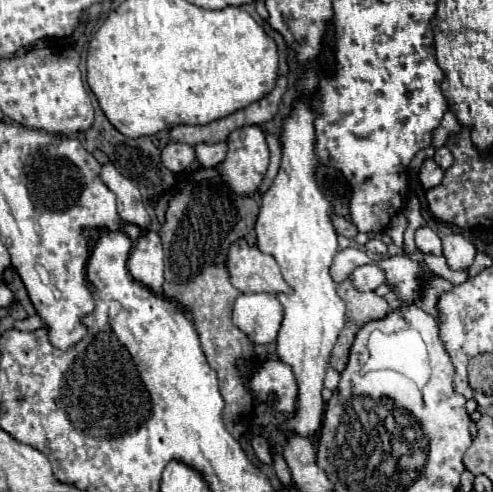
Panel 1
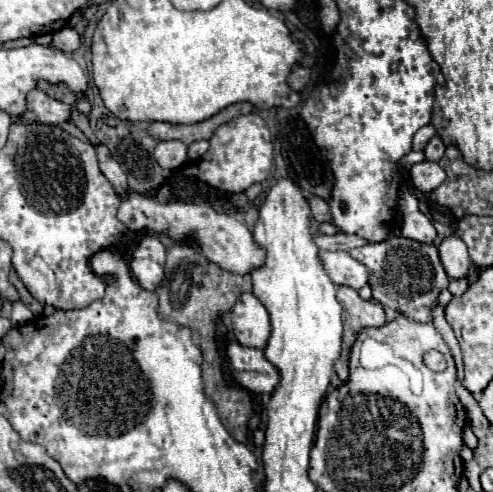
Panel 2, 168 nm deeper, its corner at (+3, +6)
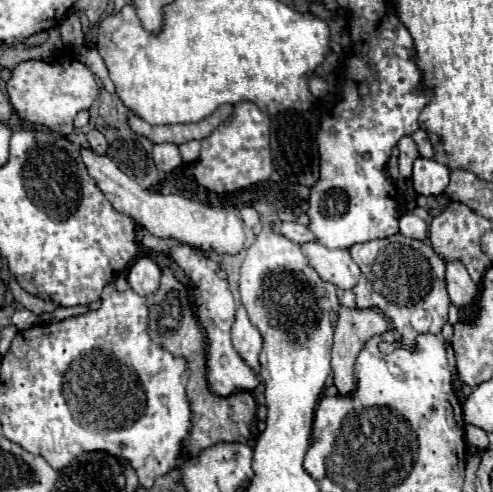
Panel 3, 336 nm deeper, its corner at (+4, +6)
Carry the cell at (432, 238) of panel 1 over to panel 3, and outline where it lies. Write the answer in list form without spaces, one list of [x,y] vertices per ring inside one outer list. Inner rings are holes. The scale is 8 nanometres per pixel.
[[[405,214],[405,216],[401,216],[401,220],[399,220],[399,230],[401,230],[401,234],[407,236],[407,238],[425,240],[429,226],[427,226],[427,222],[421,220],[419,216],[415,216],[415,214]]]

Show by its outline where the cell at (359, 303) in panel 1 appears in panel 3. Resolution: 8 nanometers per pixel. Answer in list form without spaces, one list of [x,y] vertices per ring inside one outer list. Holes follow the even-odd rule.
[[[341,306],[339,308],[339,320],[335,326],[335,346],[333,346],[333,376],[335,376],[335,386],[339,390],[339,394],[351,394],[355,388],[355,374],[353,374],[353,366],[355,360],[359,356],[359,352],[363,350],[365,342],[369,338],[373,338],[375,334],[383,334],[389,330],[389,320],[385,318],[383,312],[375,310],[375,308],[347,308]]]

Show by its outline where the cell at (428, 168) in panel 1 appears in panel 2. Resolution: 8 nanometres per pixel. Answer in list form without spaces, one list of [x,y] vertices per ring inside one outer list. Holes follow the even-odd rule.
[[[430,160],[414,164],[410,174],[412,174],[414,186],[420,188],[422,192],[432,192],[446,180],[446,172],[436,162],[430,162]]]

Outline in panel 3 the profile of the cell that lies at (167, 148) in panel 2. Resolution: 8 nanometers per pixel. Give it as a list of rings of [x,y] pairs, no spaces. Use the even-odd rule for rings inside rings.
[[[155,144],[153,160],[155,160],[155,166],[163,172],[171,172],[183,162],[179,148],[175,144]]]

